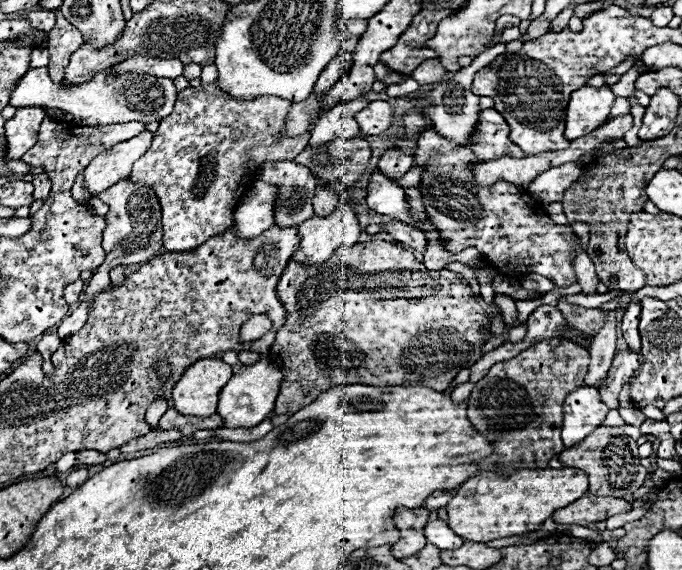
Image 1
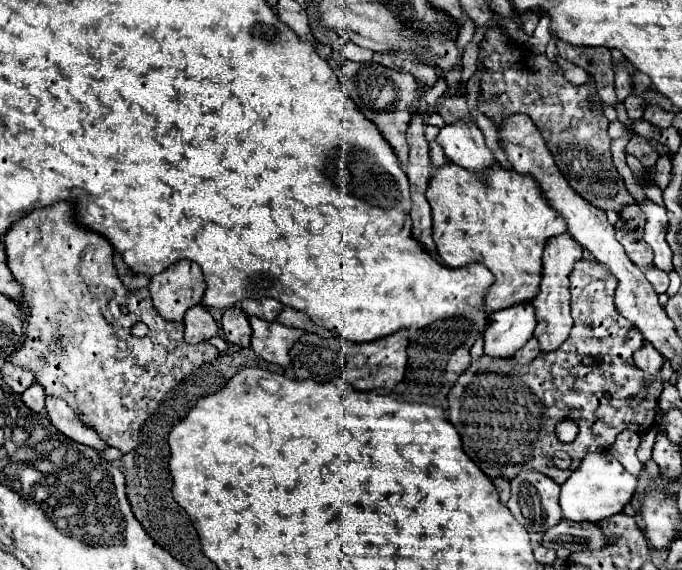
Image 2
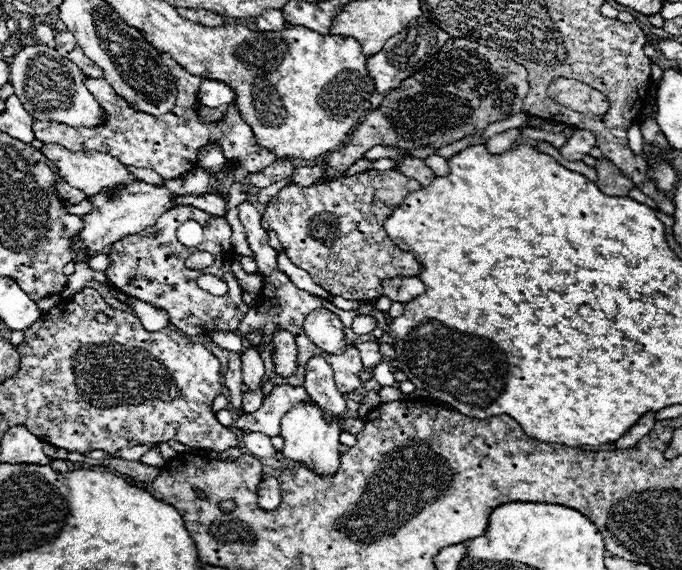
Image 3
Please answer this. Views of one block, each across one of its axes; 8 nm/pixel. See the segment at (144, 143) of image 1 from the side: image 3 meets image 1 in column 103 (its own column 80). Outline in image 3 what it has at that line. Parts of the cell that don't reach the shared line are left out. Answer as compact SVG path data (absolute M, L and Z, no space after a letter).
M44 144L42 152L46 154L48 160L52 160L56 164L56 168L60 170L60 176L74 188L82 190L86 196L96 196L98 192L102 192L104 188L116 190L118 186L130 186L132 182L136 182L136 176L132 172L128 172L128 168L112 158L110 154L102 154L96 150L90 152L70 152L64 150L64 146L56 146L56 144Z

